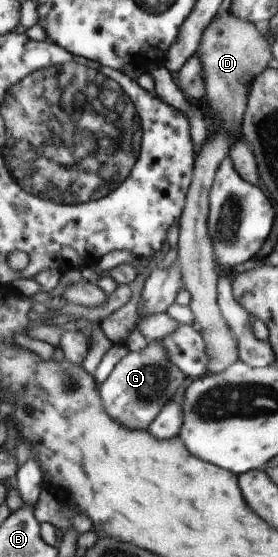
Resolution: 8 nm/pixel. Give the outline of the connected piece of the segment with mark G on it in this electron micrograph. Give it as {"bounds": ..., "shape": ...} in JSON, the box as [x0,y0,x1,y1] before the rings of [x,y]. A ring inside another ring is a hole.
{"bounds":[97,340,186,430],"shape":[[[147,340],[146,346],[140,351],[128,351],[126,356],[118,360],[108,378],[97,388],[98,396],[101,396],[102,408],[114,422],[124,424],[124,428],[130,430],[144,430],[184,380],[186,376],[168,360],[160,342]]]}

